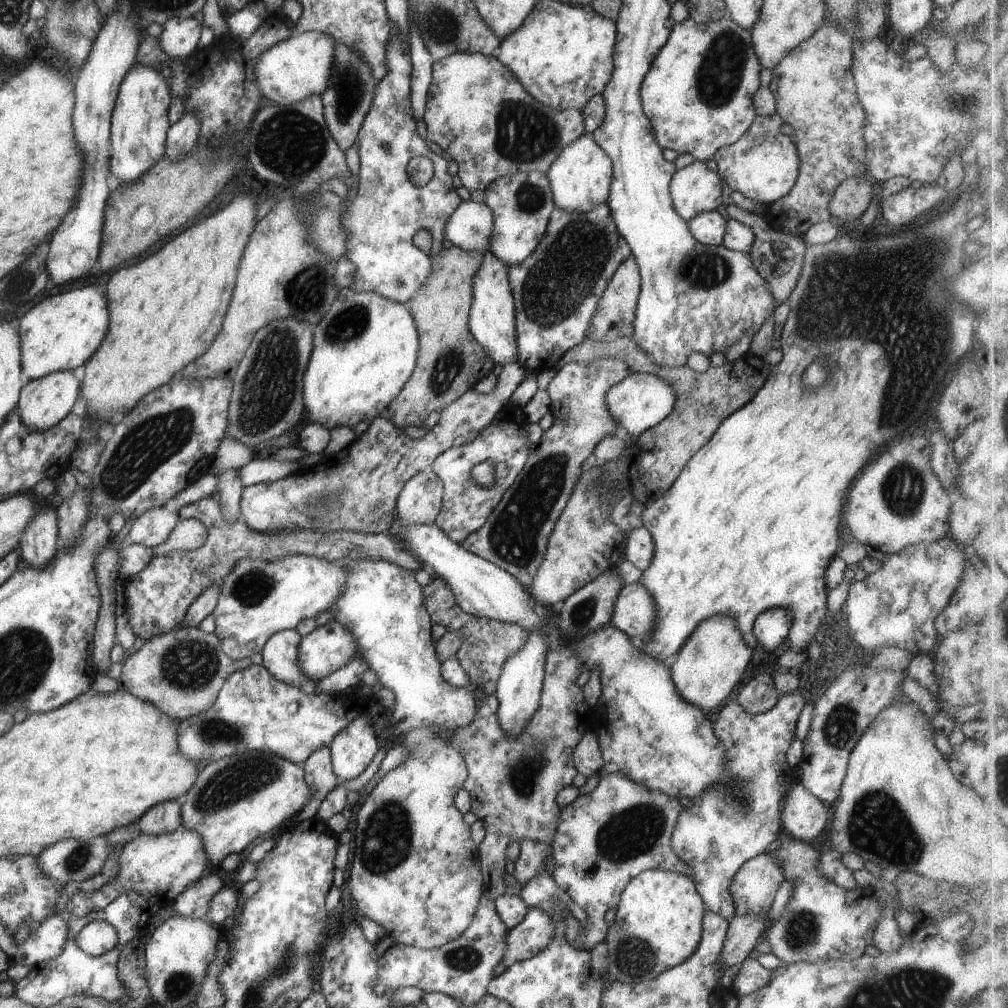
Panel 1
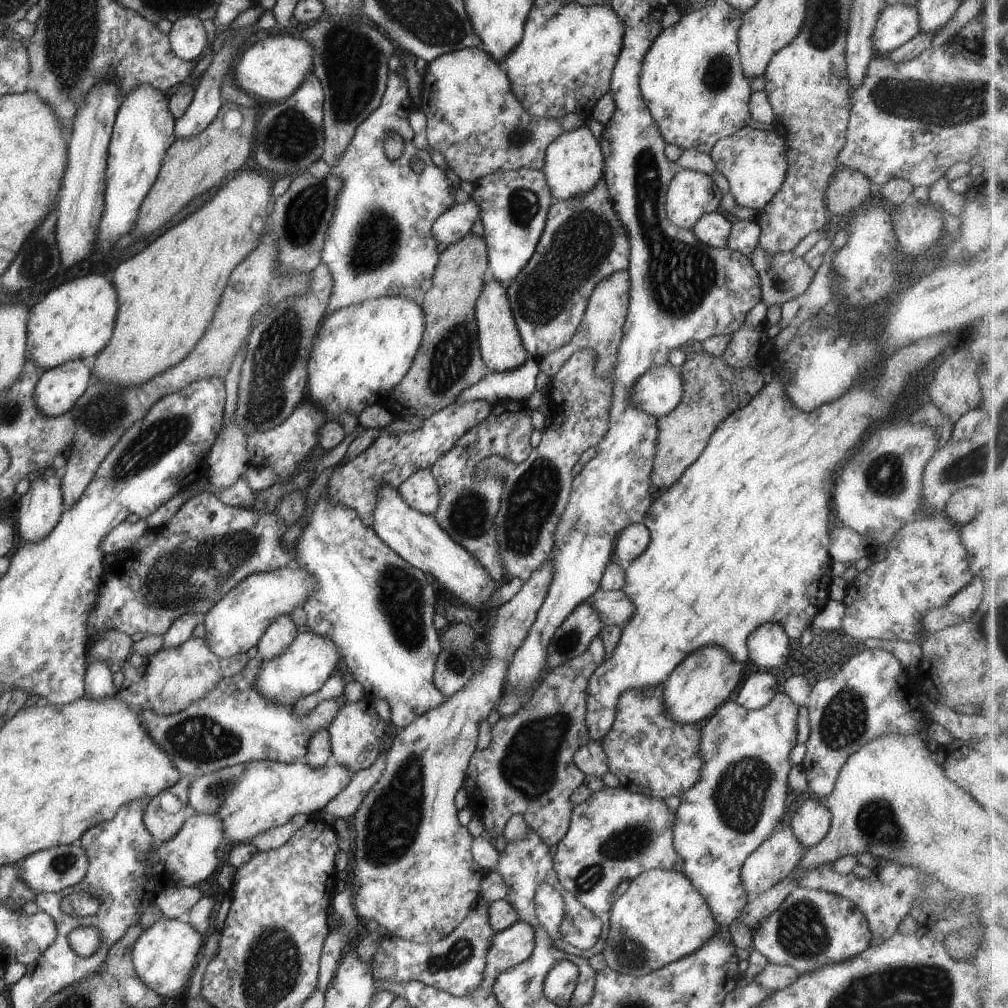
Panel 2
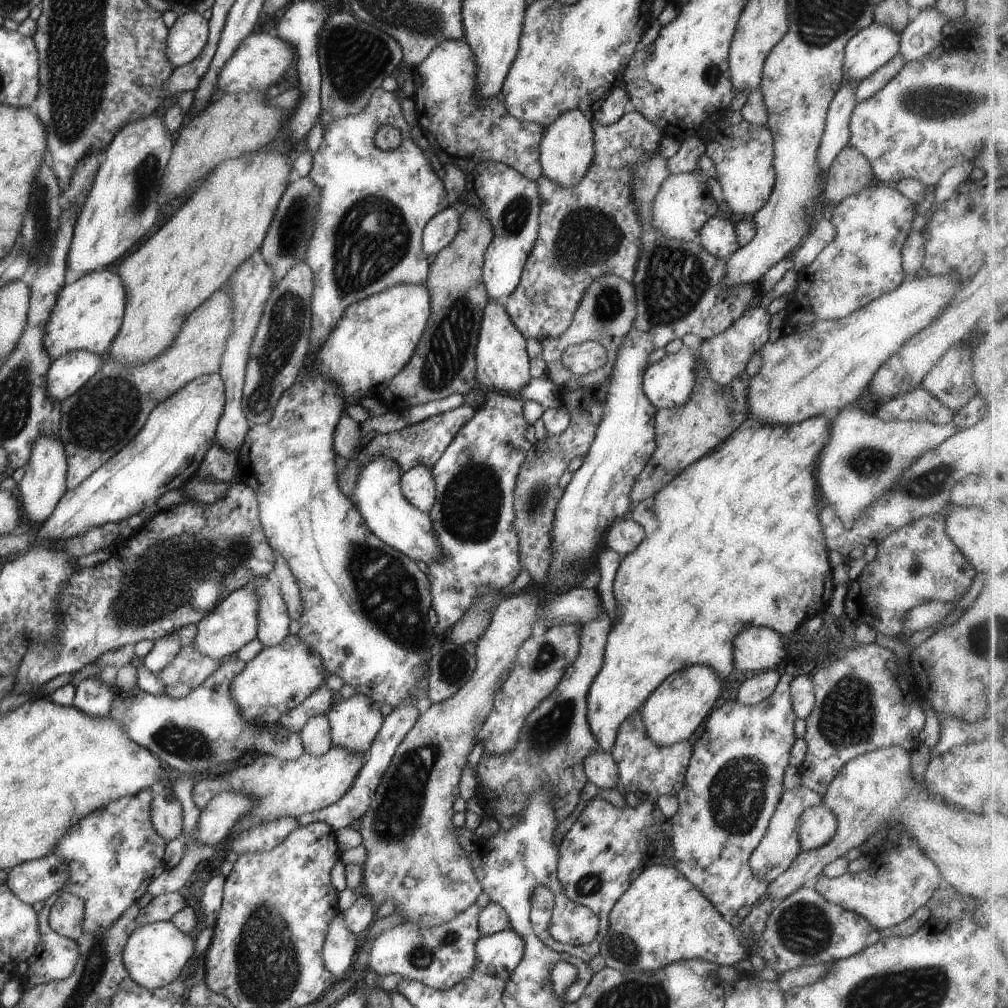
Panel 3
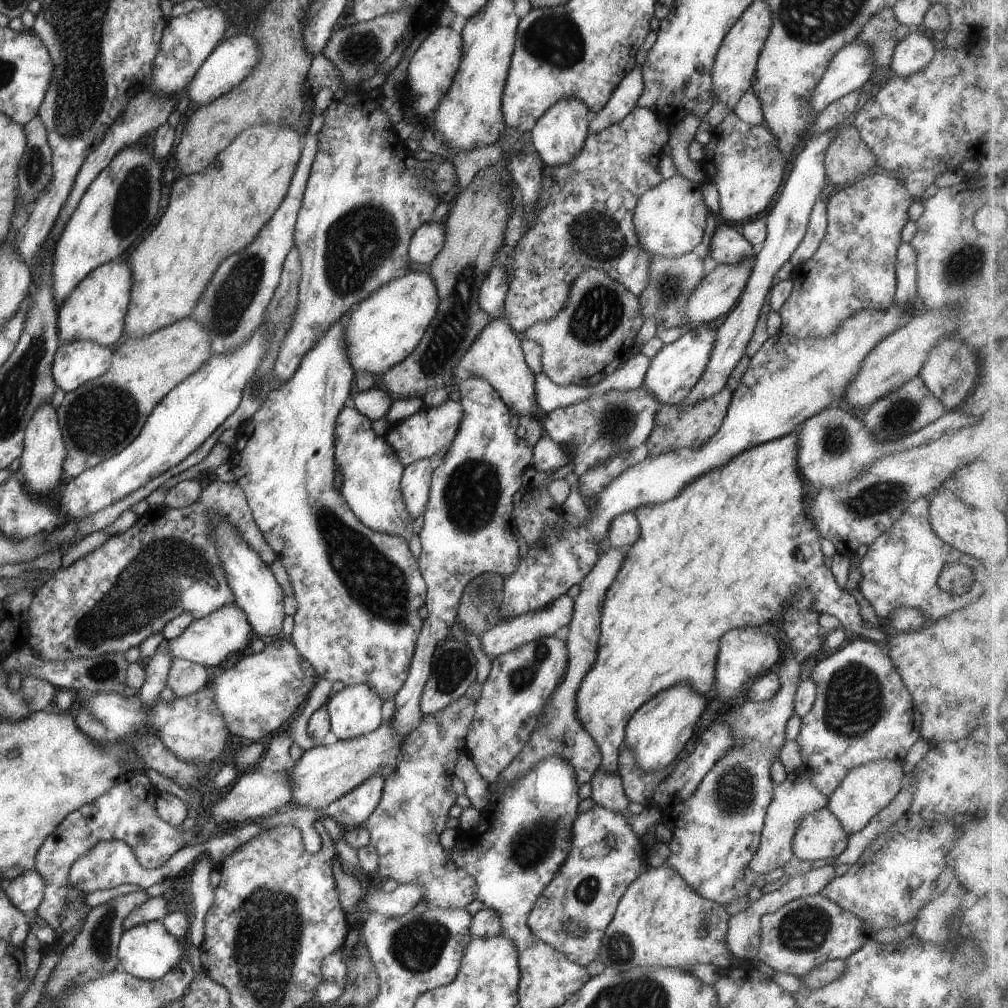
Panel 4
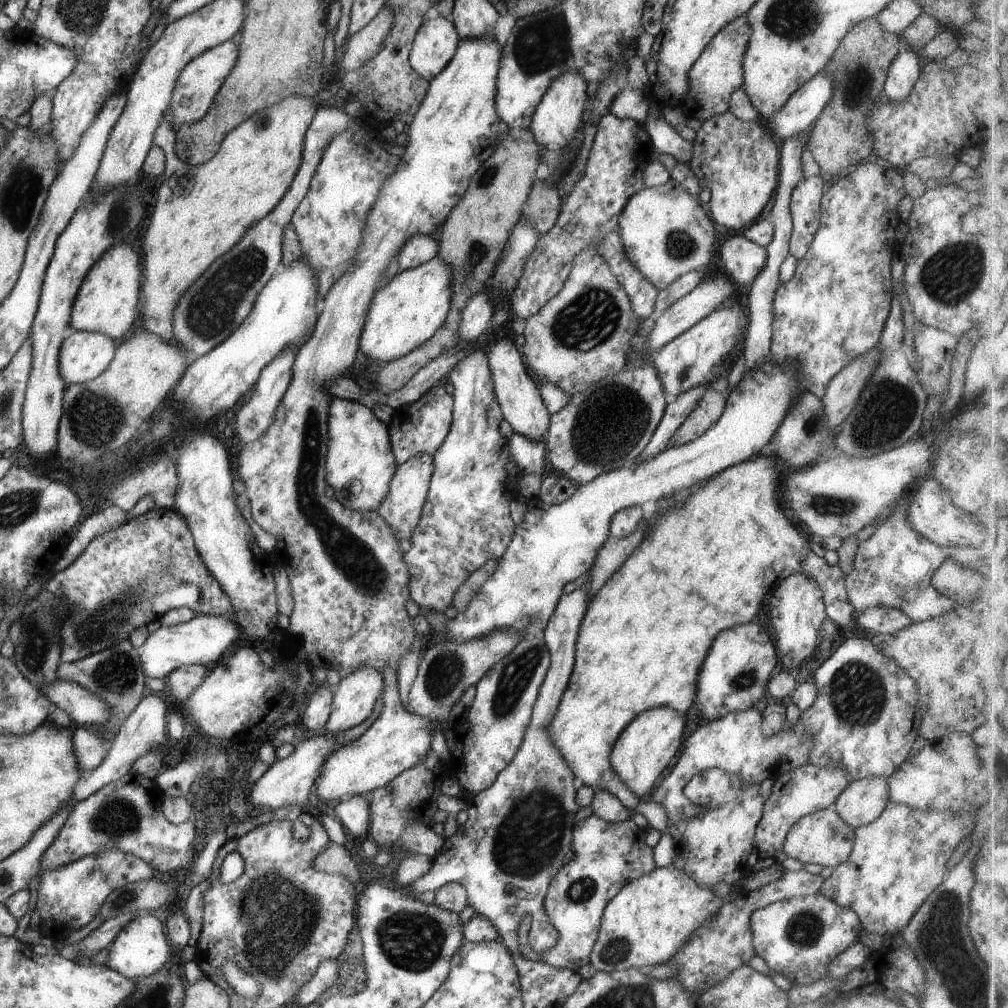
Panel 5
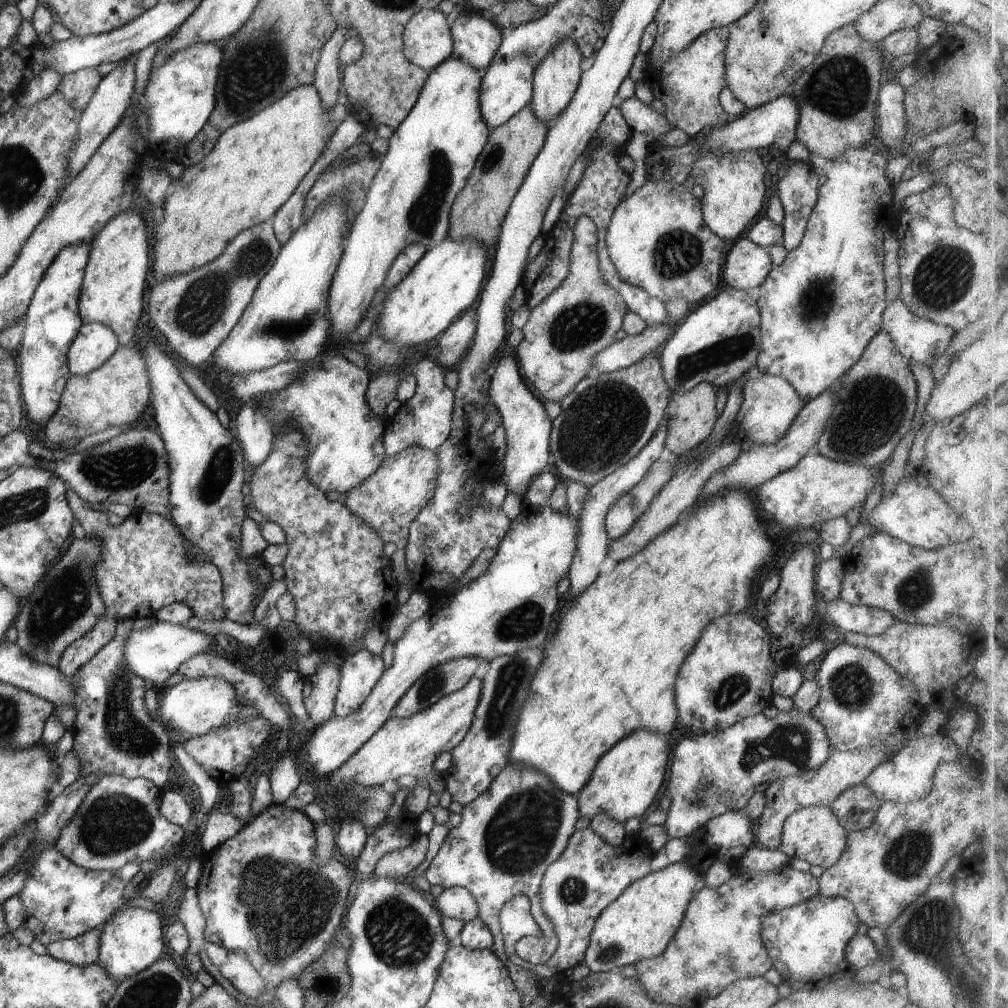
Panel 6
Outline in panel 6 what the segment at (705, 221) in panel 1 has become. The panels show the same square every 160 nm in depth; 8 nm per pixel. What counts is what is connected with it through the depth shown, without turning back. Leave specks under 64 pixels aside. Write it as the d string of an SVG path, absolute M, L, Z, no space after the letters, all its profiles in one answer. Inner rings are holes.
M747 238L733 243L725 257L722 278L733 289L761 286L774 267L768 248Z

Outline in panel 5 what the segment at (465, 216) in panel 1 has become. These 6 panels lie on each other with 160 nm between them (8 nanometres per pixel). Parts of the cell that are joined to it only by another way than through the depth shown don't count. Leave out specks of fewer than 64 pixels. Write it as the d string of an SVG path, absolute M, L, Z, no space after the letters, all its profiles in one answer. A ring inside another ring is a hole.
M429 235L411 236L400 251L399 268L402 271L420 266L434 257L438 257L438 241Z

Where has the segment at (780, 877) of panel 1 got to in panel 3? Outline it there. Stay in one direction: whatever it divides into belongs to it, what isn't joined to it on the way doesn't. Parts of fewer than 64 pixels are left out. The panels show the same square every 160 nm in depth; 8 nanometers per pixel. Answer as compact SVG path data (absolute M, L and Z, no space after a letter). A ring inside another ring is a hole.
M800 786L793 789L786 789L780 797L773 817L769 820L767 834L752 851L749 858L749 865L752 872L767 883L778 878L789 866L792 866L794 859L803 851L799 841L797 822L800 815L811 806L821 804L821 796L808 787Z

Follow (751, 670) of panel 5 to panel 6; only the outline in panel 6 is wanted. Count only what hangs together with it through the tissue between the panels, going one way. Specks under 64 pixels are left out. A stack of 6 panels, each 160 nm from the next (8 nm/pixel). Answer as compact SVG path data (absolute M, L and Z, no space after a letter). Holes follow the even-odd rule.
M728 614L716 618L708 628L704 628L696 646L685 658L678 671L675 682L675 699L677 704L677 722L691 730L724 730L739 720L762 713L765 706L773 704L772 679L778 671L772 660L770 633L766 632L754 618L742 614Z

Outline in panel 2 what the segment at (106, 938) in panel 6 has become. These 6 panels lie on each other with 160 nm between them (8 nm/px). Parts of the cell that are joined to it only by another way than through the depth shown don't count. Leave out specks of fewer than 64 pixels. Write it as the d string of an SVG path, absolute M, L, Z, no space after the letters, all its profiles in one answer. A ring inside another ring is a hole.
M162 918L144 931L135 942L132 962L139 977L162 998L178 998L186 992L204 940L188 922Z

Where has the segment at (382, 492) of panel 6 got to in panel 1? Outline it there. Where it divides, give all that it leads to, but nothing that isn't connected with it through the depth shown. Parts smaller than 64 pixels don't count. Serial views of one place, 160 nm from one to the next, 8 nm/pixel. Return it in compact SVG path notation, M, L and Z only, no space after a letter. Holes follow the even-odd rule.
M432 470L415 474L400 491L395 516L406 525L434 523L442 508L443 482Z

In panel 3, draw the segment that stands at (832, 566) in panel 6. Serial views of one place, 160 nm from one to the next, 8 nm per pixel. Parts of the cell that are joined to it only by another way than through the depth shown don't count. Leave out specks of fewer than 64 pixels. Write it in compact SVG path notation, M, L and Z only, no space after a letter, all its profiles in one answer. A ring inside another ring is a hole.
M832 413L818 415L792 426L769 425L750 419L744 421L725 441L722 441L708 454L687 466L676 475L664 488L656 491L651 497L635 504L628 513L628 518L640 523L645 530L644 540L630 554L620 561L614 582L613 591L617 600L617 615L612 630L608 633L603 665L594 677L594 682L587 692L587 721L598 741L599 750L609 752L615 745L619 726L627 716L636 712L646 699L664 682L670 673L688 668L692 665L708 665L722 678L734 670L734 639L740 630L750 627L768 627L782 636L796 638L798 628L813 616L826 614L835 584L833 568L828 560L828 549L825 545L823 526L819 519L822 506L816 496L817 478L815 475L817 458L823 446L831 437Z

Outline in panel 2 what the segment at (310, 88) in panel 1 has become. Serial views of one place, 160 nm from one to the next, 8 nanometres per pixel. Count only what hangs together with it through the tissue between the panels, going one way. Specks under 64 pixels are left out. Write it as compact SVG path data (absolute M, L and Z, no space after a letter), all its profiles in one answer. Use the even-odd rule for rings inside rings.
M264 36L238 56L232 70L235 83L249 95L268 102L284 102L290 98L304 79L313 72L315 48L306 39L289 36Z

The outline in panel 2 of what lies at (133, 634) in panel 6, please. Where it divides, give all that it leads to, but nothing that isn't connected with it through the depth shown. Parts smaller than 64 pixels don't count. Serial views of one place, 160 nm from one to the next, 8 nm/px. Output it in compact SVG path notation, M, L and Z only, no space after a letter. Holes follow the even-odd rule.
M294 564L267 573L252 573L244 577L234 588L231 588L202 618L206 627L205 641L210 650L220 658L232 658L246 653L252 646L257 646L265 630L277 616L289 615L295 608L303 607L308 597L315 590L315 580L306 570Z

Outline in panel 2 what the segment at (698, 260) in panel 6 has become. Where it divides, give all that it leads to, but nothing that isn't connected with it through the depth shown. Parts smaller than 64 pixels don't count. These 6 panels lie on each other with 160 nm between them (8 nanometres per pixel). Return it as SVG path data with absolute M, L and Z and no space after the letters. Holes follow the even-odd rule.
M682 169L674 175L674 178L669 182L666 191L665 209L667 217L677 227L691 230L704 213L718 210L723 195L722 190L716 186L716 183L710 175L693 170Z

